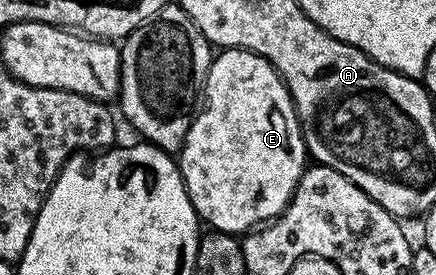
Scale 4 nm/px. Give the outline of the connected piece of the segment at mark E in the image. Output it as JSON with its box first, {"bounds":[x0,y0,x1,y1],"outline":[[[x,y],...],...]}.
{"bounds":[178,48,306,234],"outline":[[[226,48],[215,53],[204,82],[202,107],[192,117],[178,163],[190,202],[209,229],[244,234],[275,220],[284,211],[304,173],[306,149],[292,95],[266,58],[244,48]]]}

